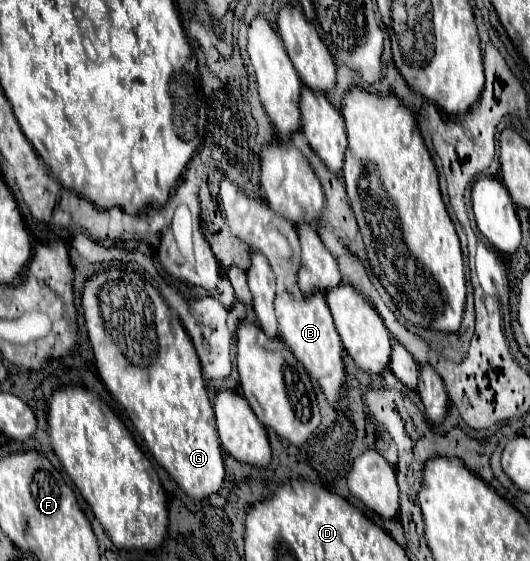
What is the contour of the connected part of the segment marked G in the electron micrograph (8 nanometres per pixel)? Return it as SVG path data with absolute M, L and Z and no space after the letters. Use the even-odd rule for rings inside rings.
M109 269L91 277L83 287L83 313L87 321L89 341L95 353L97 371L125 413L141 433L145 445L157 463L175 479L175 483L195 501L219 493L225 467L223 453L215 429L215 413L203 383L199 357L185 333L183 325L173 317L171 309L161 301L157 289L139 273L125 269Z

